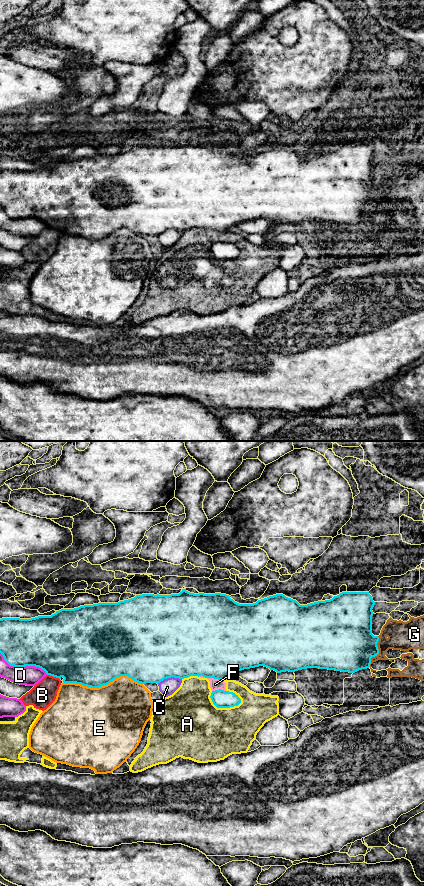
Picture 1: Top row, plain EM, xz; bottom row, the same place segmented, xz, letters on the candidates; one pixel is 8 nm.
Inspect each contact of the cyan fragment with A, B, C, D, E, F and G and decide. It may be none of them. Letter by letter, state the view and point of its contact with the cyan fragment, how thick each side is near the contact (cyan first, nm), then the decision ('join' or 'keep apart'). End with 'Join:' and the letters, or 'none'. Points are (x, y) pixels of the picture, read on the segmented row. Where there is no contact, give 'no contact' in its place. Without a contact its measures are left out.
A: xz (221, 707) | 140/460 nm | keep apart
B: xz (53, 676) | 480/200 nm | keep apart
C: xz (169, 677) | 500/140 nm | keep apart
D: xz (22, 666) | 400/160 nm | keep apart
E: xz (103, 685) | 500/500 nm | keep apart
F: xz (215, 678) | 500/90 nm | keep apart
G: xz (378, 652) | 420/240 nm | keep apart
Join: none

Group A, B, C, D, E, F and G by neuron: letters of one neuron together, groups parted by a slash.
A B F / C / D / E / G

